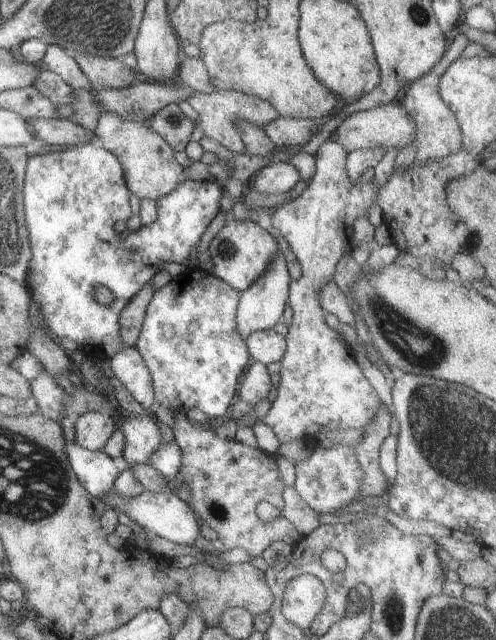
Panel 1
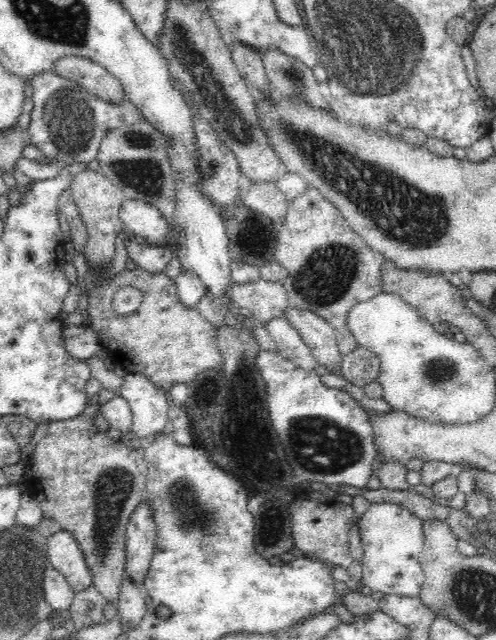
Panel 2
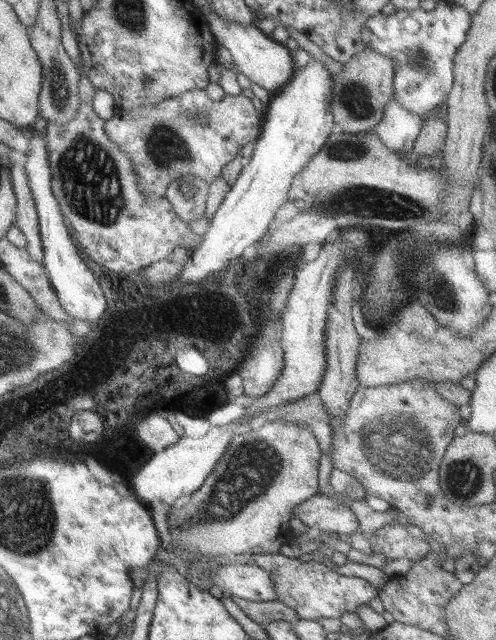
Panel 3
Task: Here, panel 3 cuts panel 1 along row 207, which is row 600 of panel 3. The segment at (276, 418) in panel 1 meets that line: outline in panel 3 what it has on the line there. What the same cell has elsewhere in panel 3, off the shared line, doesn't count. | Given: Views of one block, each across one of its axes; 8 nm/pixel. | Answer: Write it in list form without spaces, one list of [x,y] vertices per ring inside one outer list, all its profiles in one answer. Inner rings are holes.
[[[285,553],[254,554],[251,562],[270,571],[274,575],[276,600],[282,602],[296,612],[300,619],[316,621],[320,618],[339,618],[344,612],[356,612],[358,606],[369,604],[379,589],[370,582],[359,577],[348,577],[338,574],[336,570],[314,560],[300,562],[298,558],[289,557]]]

